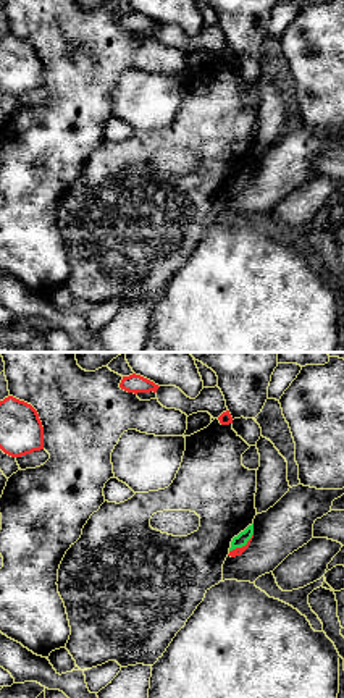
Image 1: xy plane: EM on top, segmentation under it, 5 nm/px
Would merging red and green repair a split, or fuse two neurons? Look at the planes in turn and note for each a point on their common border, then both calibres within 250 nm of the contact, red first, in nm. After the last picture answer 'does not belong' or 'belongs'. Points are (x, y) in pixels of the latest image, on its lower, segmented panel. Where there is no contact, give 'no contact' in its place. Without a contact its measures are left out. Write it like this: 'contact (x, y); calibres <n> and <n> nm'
contact (243, 546); calibres 50 and 70 nm

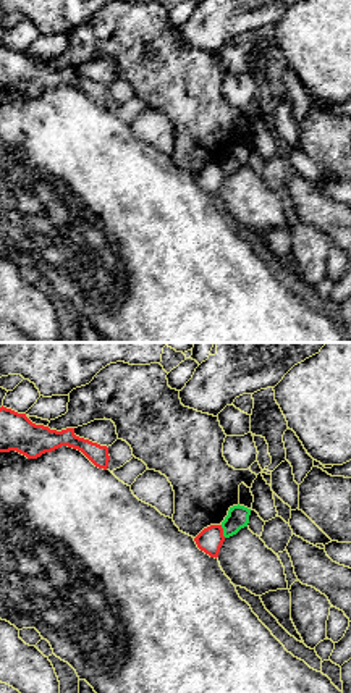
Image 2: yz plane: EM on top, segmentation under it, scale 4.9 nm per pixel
contact (222, 532); calibres 120 and 110 nm

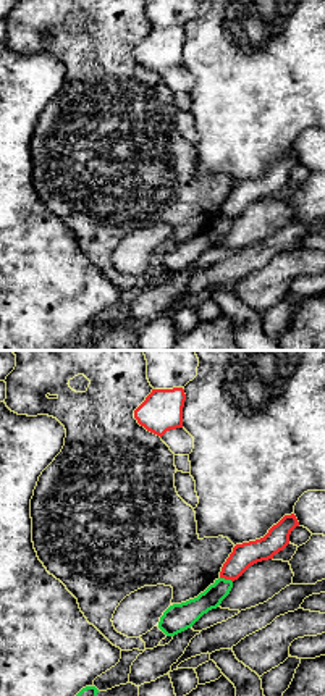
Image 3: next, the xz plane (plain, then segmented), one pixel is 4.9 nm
contact (227, 578); calibres 120 and 110 nm

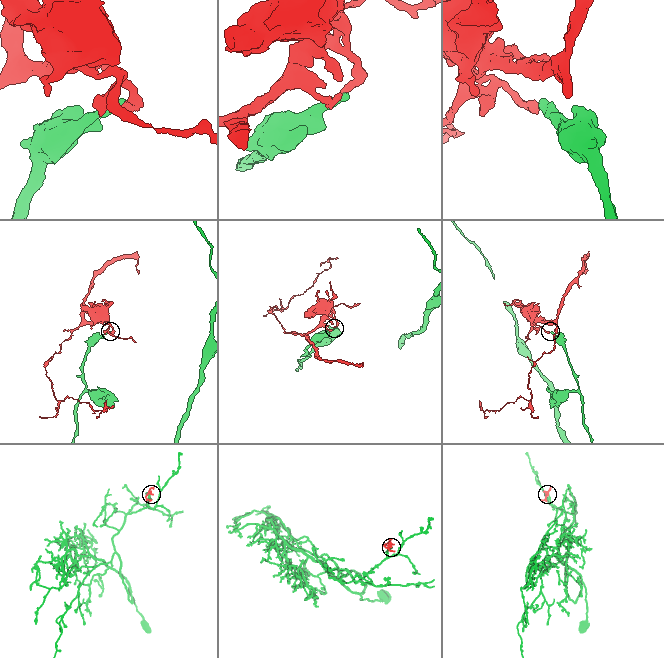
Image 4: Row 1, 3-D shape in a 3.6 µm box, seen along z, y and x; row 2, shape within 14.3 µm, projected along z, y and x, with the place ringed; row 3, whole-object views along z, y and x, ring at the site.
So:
does not belong

